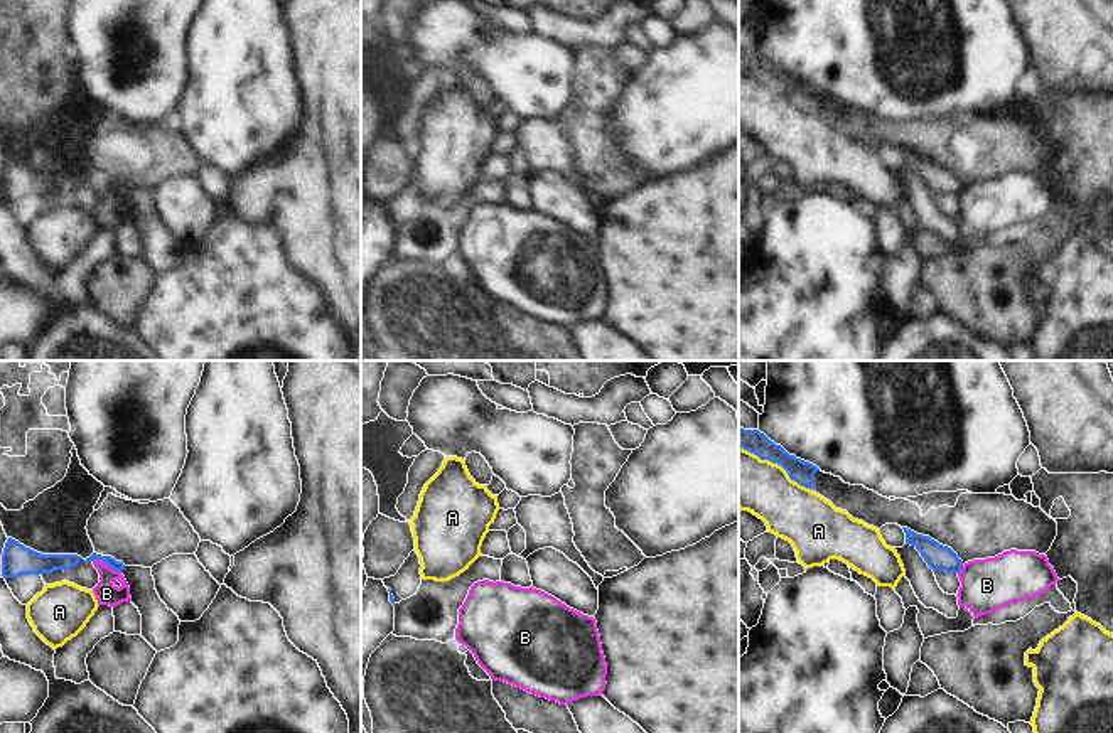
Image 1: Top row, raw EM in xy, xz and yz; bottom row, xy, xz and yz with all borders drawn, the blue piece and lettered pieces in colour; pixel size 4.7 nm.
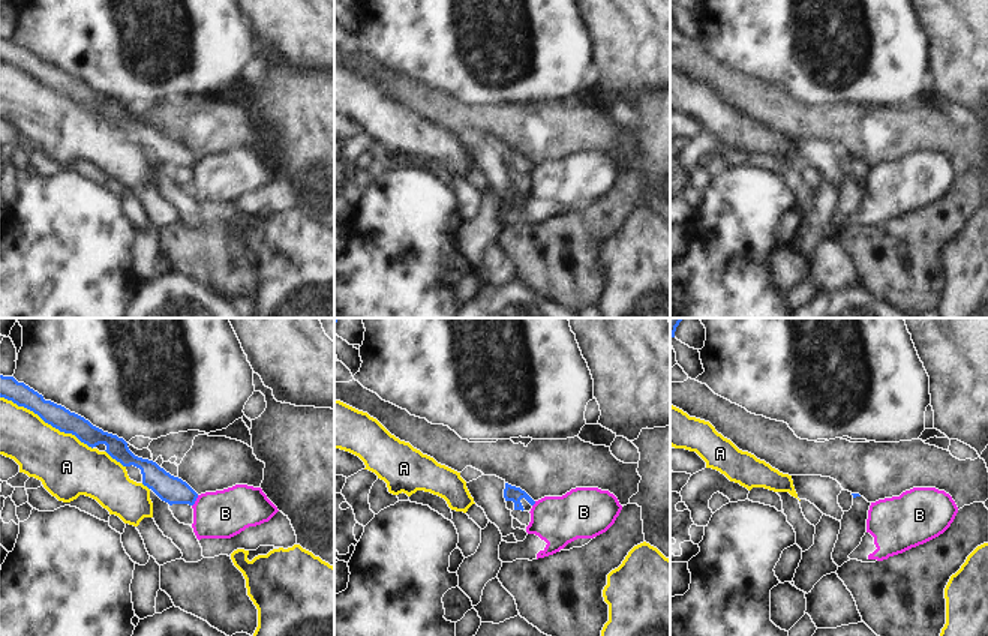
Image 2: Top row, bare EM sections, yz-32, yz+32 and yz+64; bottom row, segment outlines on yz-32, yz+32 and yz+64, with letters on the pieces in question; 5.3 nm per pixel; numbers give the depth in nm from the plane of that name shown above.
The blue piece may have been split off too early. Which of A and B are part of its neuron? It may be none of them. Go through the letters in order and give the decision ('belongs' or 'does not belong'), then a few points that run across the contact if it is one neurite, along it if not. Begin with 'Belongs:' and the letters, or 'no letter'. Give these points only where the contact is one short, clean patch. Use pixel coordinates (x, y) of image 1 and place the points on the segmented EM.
Belongs: no letter
A: does not belong
B: does not belong; line xy (93, 560), (103, 560), (120, 573)

